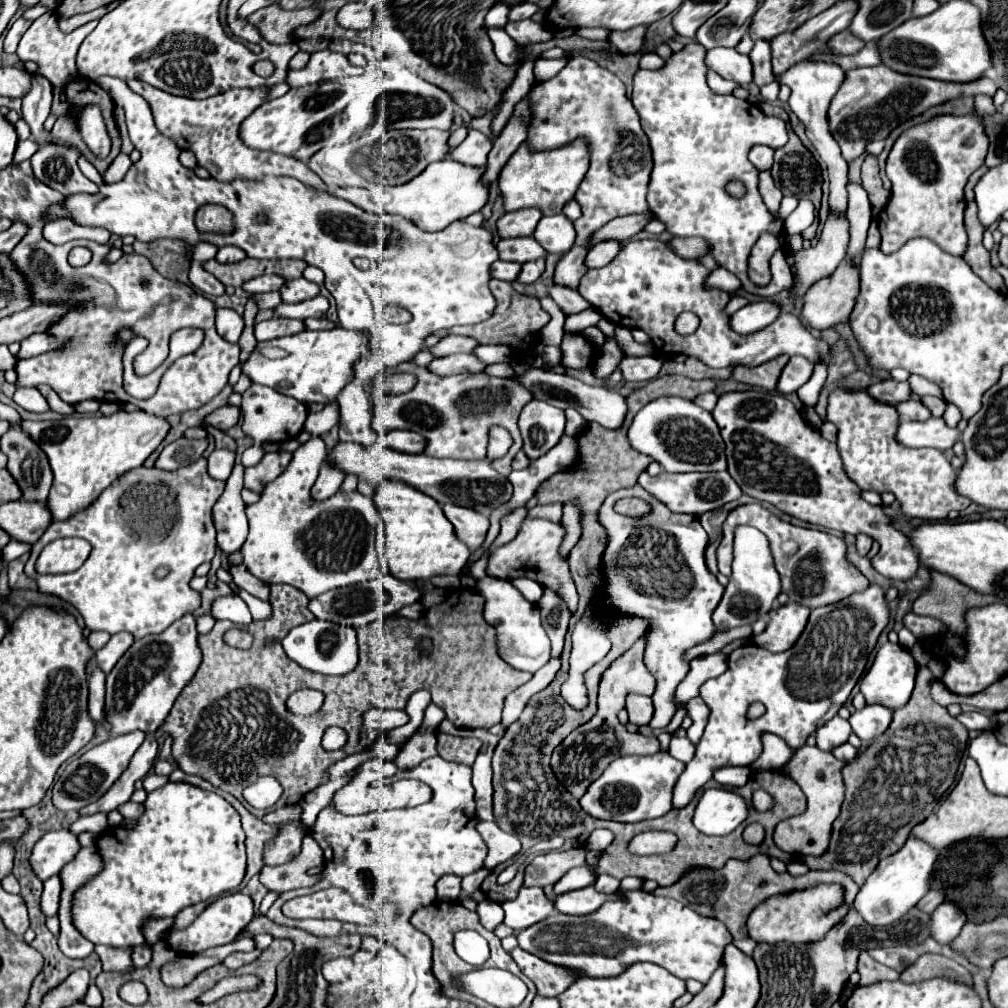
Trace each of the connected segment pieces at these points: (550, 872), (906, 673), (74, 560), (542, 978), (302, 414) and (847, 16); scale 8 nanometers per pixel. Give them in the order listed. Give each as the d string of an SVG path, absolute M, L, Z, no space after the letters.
M574 848L574 850L556 850L548 854L536 856L524 872L523 886L540 886L546 888L550 884L556 884L566 870L574 868L576 864L586 862L586 850L584 848Z
M886 642L878 650L872 668L866 672L866 676L861 678L860 692L864 694L868 704L882 704L882 706L888 706L892 710L902 708L908 702L908 698L910 698L910 694L914 690L916 672L918 672L918 666L916 666L912 654L906 648L902 648L900 644Z
M60 538L42 550L36 562L36 570L42 574L74 572L86 562L88 554L90 544L82 544L82 538Z
M514 948L510 956L520 966L522 974L526 974L536 984L540 996L558 996L578 978L574 976L574 972L570 972L570 968L546 964L546 960L540 960L538 956L524 952L522 948Z
M252 384L242 394L242 432L258 442L286 442L290 438L296 438L306 422L308 406L290 398L282 396L274 388Z
M838 2L832 8L820 12L818 16L810 18L808 22L804 22L794 32L784 32L784 34L774 36L770 40L770 44L772 44L772 74L774 74L774 80L778 80L778 76L782 72L786 72L790 66L794 66L796 62L806 60L812 54L816 54L820 46L824 46L824 44L828 44L828 40L832 40L834 34L846 30L850 20L852 20L852 16L854 16L854 12L856 12L856 2Z

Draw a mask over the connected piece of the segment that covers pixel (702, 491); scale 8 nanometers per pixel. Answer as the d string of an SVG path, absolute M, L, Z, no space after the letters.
M646 472L640 474L640 486L656 500L666 504L672 512L690 512L694 516L700 516L702 512L720 508L726 502L736 500L742 490L738 484L728 476L728 472L706 472L706 474L668 474L662 472L658 476L648 476Z

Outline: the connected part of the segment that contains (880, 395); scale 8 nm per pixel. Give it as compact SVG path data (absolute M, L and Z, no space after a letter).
M886 380L886 382L878 382L866 388L866 392L870 392L870 396L874 400L886 402L890 406L896 406L902 400L910 398L910 386L908 382L896 382L896 380Z

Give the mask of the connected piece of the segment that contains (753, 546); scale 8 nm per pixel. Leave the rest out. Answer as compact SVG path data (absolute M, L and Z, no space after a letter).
M738 527L734 537L734 564L730 582L724 590L724 596L714 610L714 626L718 630L728 630L744 624L754 624L760 616L768 614L772 608L772 602L780 594L780 578L774 568L774 560L768 548L768 540L758 529Z

